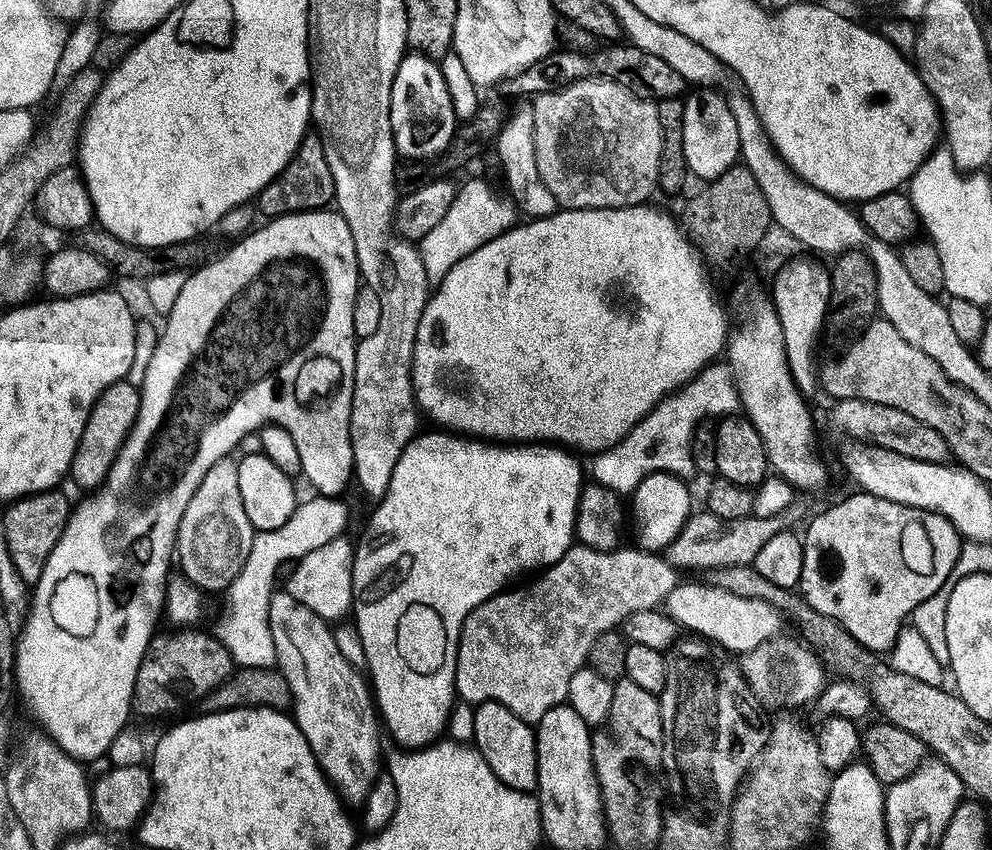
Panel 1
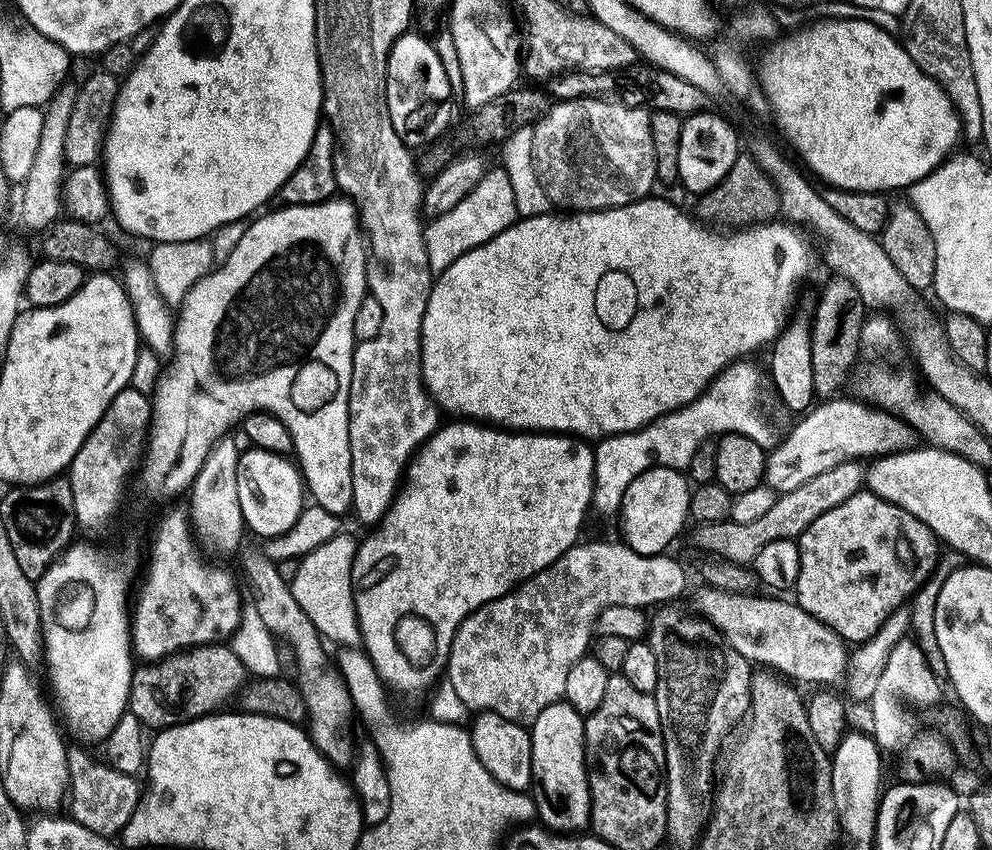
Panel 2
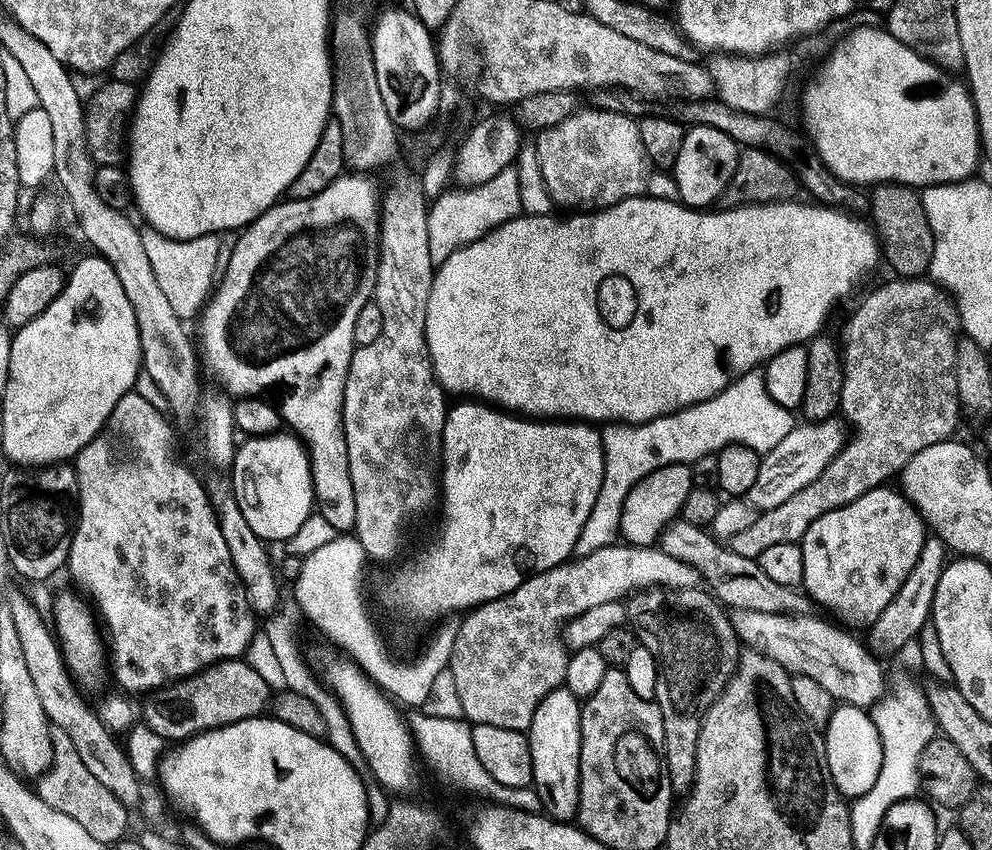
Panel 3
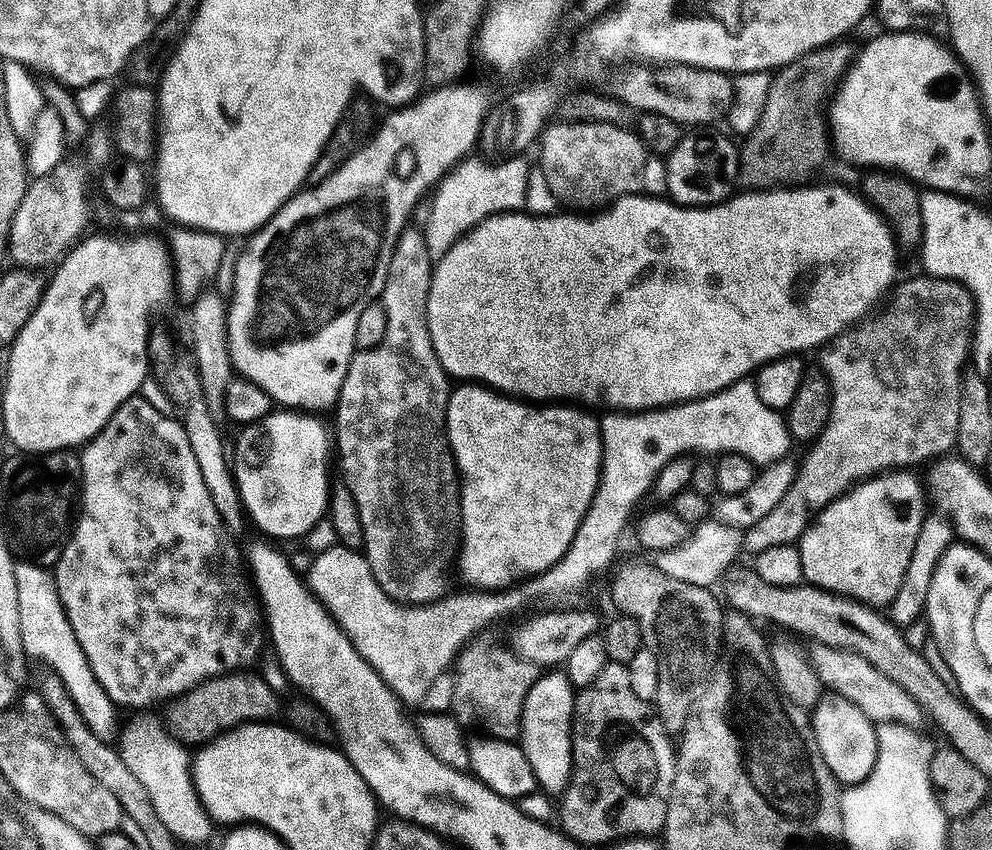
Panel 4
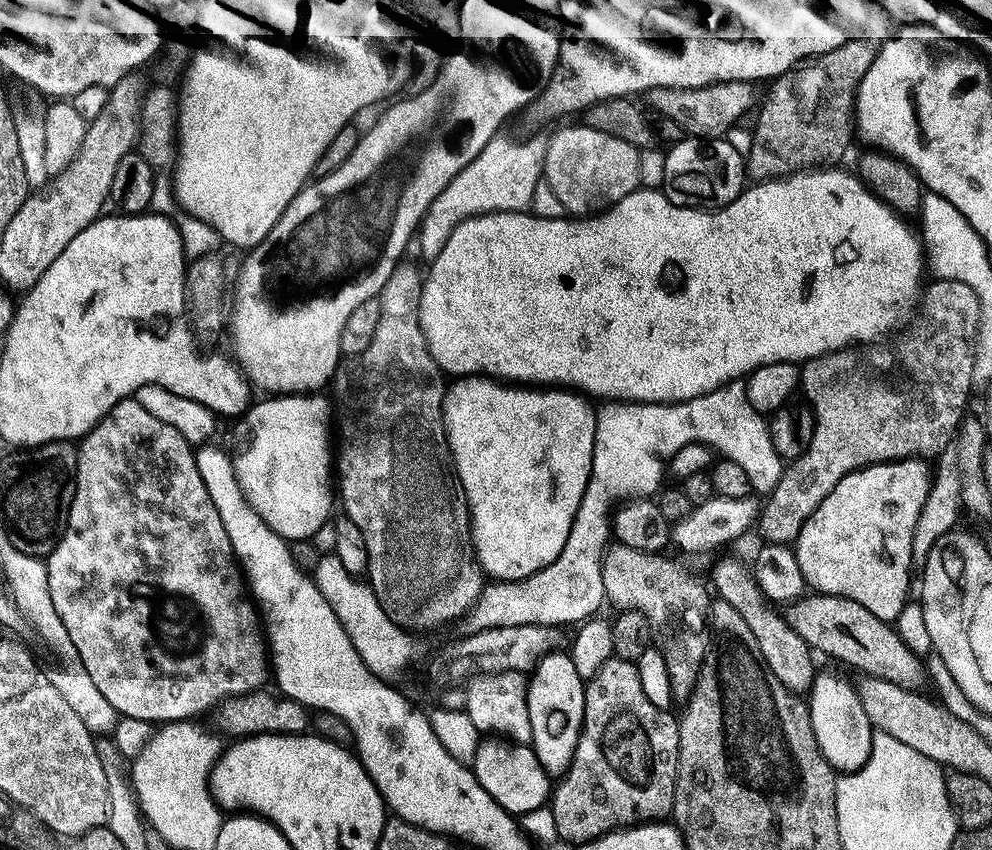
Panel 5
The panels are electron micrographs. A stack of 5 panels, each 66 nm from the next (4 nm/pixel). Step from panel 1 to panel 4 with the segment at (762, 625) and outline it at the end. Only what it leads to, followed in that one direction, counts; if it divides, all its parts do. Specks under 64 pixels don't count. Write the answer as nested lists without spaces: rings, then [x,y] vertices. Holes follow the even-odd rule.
[[[813,643],[811,647],[812,669],[824,683],[825,689],[829,693],[854,702],[854,706],[858,706],[858,710],[862,710],[862,714],[866,714],[866,718],[870,718],[873,724],[877,726],[903,724],[905,728],[915,729],[916,723],[925,719],[918,702],[914,702],[914,698],[910,698],[910,694],[906,694],[906,690],[902,690],[898,682],[890,682],[886,674],[882,674],[880,670],[874,670],[874,666],[870,666],[870,662],[866,662],[858,654],[841,648],[831,648],[825,644]]]

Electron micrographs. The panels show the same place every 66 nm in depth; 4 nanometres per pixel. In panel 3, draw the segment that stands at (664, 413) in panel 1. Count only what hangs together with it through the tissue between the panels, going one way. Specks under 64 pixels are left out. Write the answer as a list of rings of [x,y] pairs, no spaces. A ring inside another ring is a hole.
[[[753,370],[740,376],[723,388],[714,398],[701,404],[659,416],[644,424],[621,424],[612,422],[603,429],[604,473],[594,510],[582,526],[582,534],[576,543],[576,552],[583,554],[604,548],[617,539],[620,530],[622,502],[634,485],[646,478],[658,466],[687,464],[710,456],[725,448],[727,444],[747,444],[758,453],[778,446],[794,427],[793,413],[770,398],[764,377]]]

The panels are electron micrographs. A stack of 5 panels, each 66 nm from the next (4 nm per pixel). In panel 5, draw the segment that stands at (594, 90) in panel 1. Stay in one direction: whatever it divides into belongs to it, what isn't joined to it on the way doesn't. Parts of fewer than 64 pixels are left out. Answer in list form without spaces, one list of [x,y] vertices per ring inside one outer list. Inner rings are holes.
[[[576,122],[547,137],[542,180],[554,190],[565,213],[583,218],[603,212],[641,187],[641,159],[641,149],[630,146],[630,142],[622,142],[622,138],[614,138],[614,134],[602,134],[602,130]]]

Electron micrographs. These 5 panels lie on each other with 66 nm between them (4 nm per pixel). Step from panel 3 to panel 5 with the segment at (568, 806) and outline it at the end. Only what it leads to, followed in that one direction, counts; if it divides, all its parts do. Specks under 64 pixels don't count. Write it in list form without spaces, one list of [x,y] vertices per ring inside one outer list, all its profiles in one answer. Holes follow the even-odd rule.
[[[553,650],[540,659],[528,680],[528,713],[532,742],[541,767],[549,777],[559,778],[570,766],[578,746],[580,727],[584,721],[585,681],[574,670],[571,655],[564,650]]]

